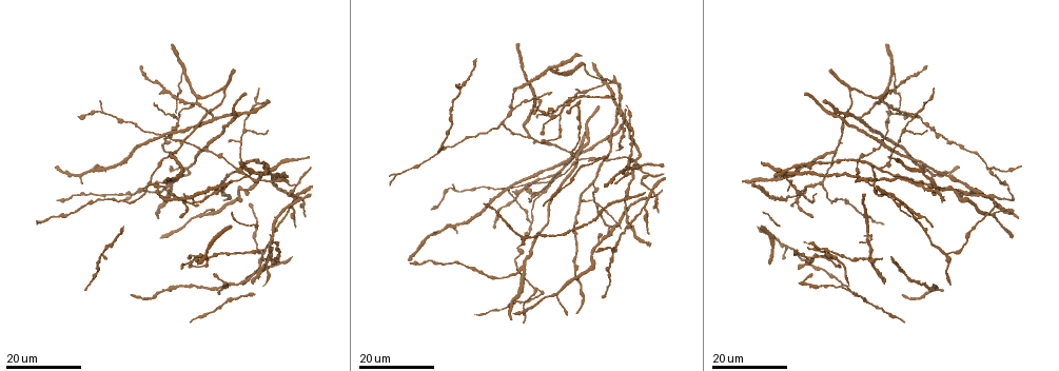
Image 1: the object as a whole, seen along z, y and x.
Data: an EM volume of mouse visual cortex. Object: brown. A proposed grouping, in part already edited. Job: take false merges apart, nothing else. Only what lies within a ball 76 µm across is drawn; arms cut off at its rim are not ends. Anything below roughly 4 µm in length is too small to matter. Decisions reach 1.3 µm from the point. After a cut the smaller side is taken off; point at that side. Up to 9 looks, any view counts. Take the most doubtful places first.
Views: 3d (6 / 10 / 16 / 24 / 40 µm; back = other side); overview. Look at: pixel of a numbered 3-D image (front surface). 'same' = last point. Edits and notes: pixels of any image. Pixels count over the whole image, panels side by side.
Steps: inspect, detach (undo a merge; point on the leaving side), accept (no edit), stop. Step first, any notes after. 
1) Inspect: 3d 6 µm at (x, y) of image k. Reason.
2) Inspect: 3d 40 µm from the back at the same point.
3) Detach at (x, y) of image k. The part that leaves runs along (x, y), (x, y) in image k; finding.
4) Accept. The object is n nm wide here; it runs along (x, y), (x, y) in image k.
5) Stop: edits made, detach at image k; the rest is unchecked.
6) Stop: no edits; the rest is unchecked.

Inspect: 3d 16 µm at (176, 120) of image 1.

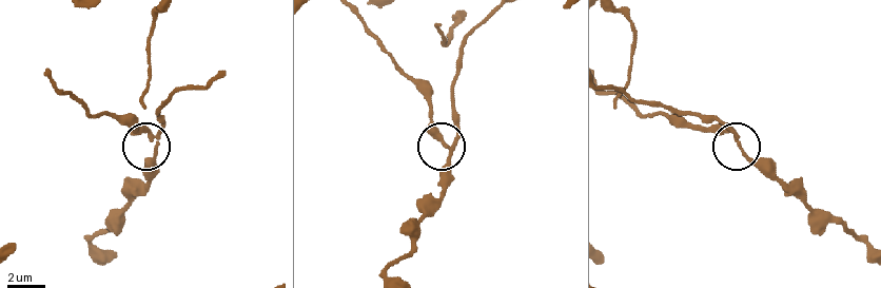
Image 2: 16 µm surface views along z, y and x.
Inspect: 3d 10 µm at (735, 140) of image 2. Closer look.

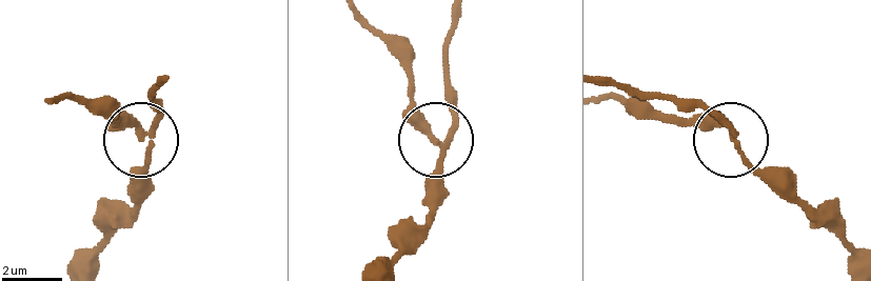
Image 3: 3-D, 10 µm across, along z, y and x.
Accept. 3 arms meet here; it runs along (458, 14), (443, 59), (443, 140), (400, 61) in image 3; continuous, no second neuron.

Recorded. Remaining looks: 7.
Inspect: 3d 24 µm at (600, 204) of image 1. A fork.

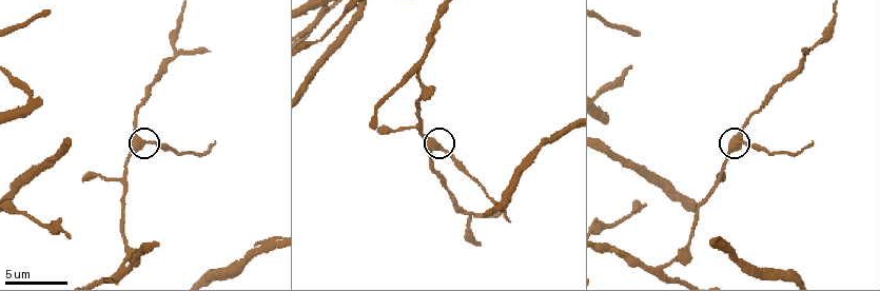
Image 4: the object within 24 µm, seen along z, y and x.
Inspect: 3d 10 µm at (141, 142) of image 4.

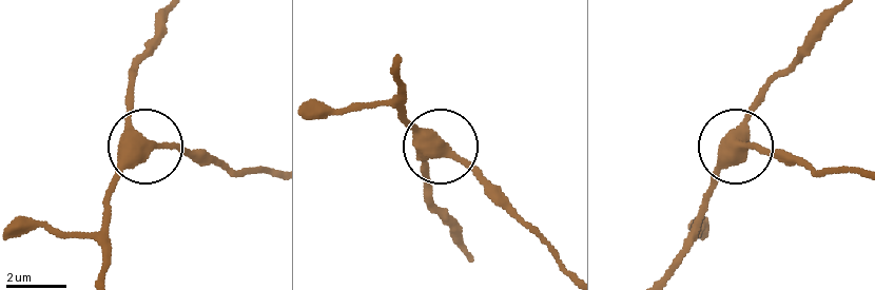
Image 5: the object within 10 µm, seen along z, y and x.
Accept. 3 arms meet here; one neuron here.

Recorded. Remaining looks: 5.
Inspect: 3d 16 µm at (181, 75) of image 1.

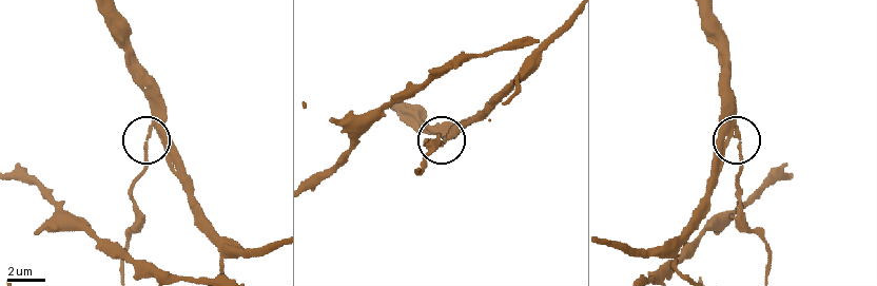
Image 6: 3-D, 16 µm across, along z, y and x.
Inspect: 3d 10 µm at (148, 128) of image 6.

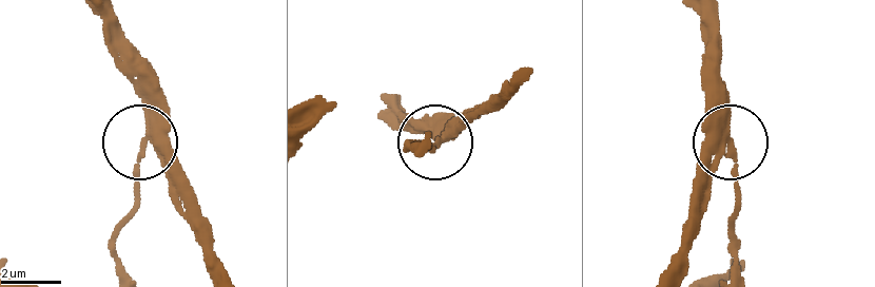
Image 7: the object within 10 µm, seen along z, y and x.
Detach at (135, 179) of image 7. The object is 270 nm wide here; the part that leaves runs along (149, 138), (136, 212), (111, 250), (118, 272) in image 7; two neurons meet here.

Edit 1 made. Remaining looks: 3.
Inspect: overview.

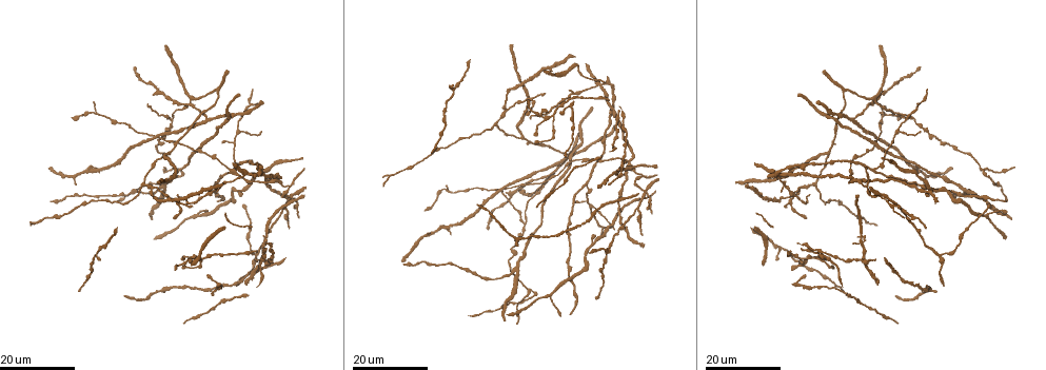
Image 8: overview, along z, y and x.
Inspect: 3d 16 µm at (806, 257) of image 8. Branch point.

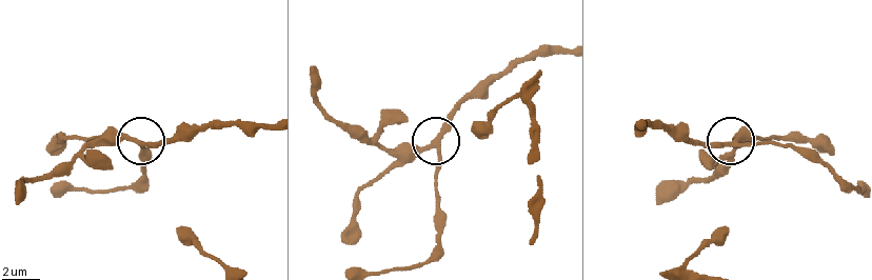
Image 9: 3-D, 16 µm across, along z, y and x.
Inspect: 3d 10 µm at (140, 144) of image 9.

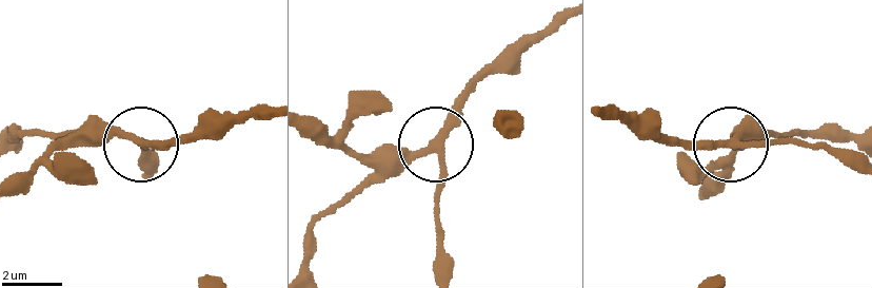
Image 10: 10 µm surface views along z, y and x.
Accept. The object is 250 nm wide here; continuous, no second neuron.

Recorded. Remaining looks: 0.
Stop: edits made, detach at image 7; the rest is unchecked.

